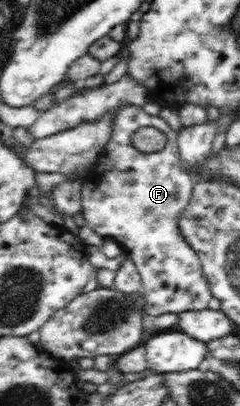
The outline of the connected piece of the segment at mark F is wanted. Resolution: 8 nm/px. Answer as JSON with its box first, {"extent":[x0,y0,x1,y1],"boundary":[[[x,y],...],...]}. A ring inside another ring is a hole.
{"extent":[81,105,213,315],"boundary":[[[128,105],[116,110],[114,126],[111,127],[110,139],[93,165],[92,174],[81,183],[81,214],[85,225],[100,236],[108,236],[116,240],[124,253],[136,264],[141,277],[141,289],[144,294],[145,315],[165,313],[182,313],[200,311],[208,308],[208,301],[213,296],[210,284],[204,278],[202,264],[190,244],[180,234],[178,223],[181,213],[190,201],[196,180],[188,172],[184,172],[177,142],[178,132],[172,130],[168,123],[158,117],[145,113],[141,107]],[[140,127],[156,127],[166,135],[167,143],[160,151],[144,153],[132,145],[132,133]]]}

